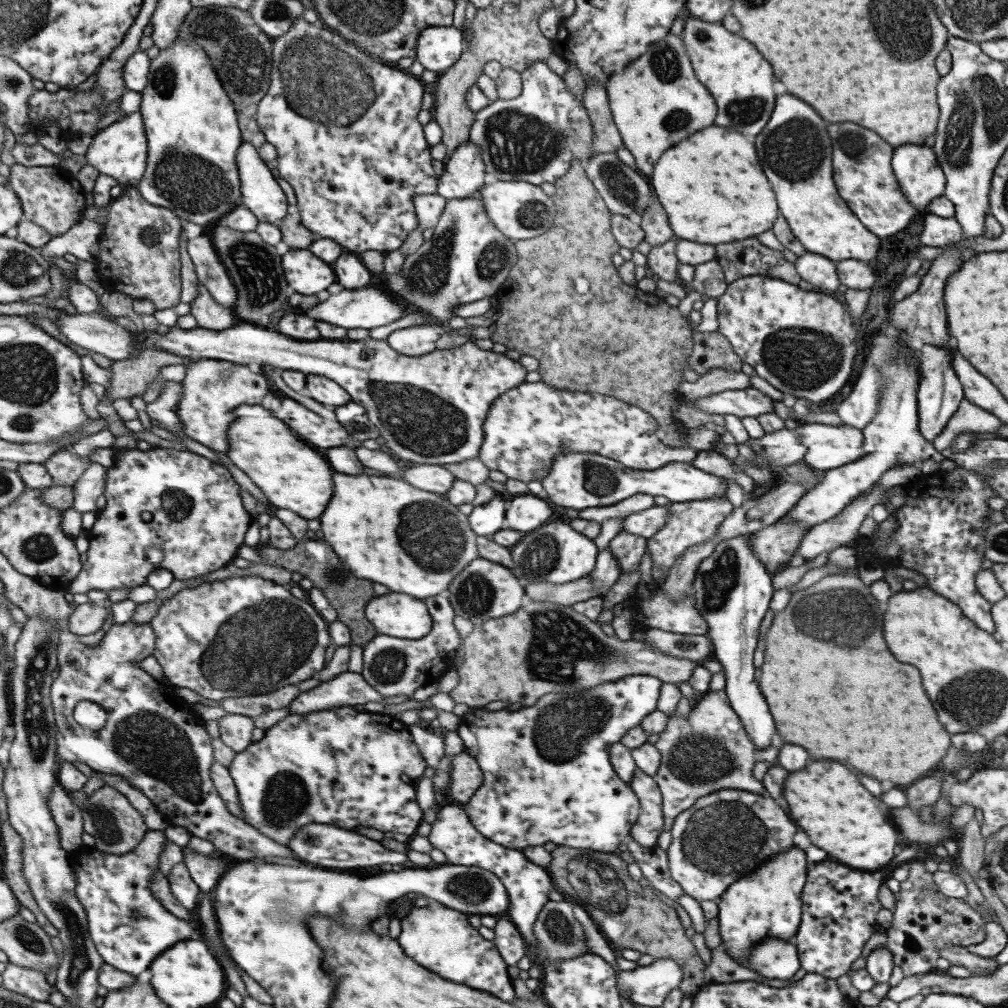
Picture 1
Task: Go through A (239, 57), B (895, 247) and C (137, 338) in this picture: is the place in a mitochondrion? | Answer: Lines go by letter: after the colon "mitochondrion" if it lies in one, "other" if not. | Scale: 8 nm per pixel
A: mitochondrion
B: other
C: other

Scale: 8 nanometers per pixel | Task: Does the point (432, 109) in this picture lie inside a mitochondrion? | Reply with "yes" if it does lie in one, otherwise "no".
no

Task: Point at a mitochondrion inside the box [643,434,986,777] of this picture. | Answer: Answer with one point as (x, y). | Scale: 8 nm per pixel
(812, 616)

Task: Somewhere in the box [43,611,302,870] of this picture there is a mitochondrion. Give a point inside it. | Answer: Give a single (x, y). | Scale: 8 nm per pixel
(152, 743)

